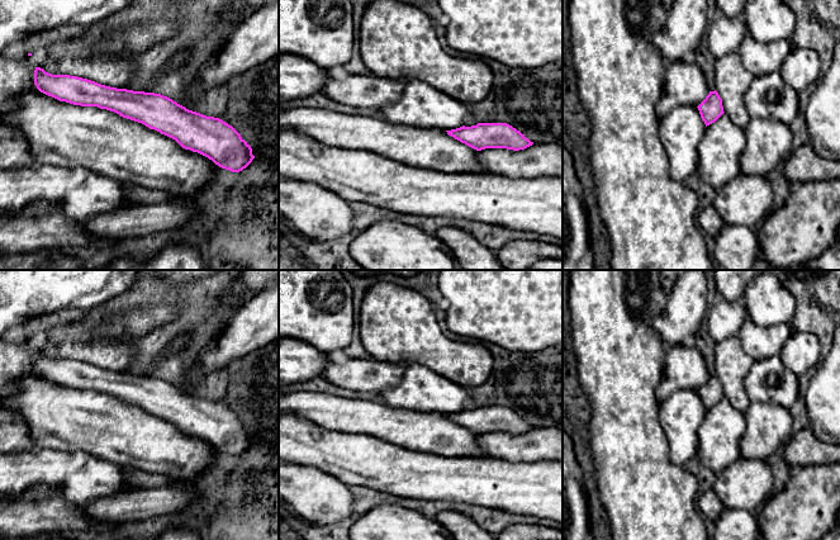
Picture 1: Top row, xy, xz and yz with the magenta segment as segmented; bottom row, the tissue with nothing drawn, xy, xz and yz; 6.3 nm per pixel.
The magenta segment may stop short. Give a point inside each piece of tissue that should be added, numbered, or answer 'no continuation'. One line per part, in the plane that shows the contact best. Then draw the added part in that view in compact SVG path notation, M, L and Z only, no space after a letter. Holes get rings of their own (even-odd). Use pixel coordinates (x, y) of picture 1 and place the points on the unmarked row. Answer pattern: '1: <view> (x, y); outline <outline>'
no continuation

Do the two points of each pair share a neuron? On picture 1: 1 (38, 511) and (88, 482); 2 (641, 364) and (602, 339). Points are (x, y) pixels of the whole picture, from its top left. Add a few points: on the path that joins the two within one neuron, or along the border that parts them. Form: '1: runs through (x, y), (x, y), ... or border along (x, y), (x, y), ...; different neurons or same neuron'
1: runs through (51, 511), (58, 511), (75, 494); same neuron
2: runs through (631, 356), (612, 339); same neuron

